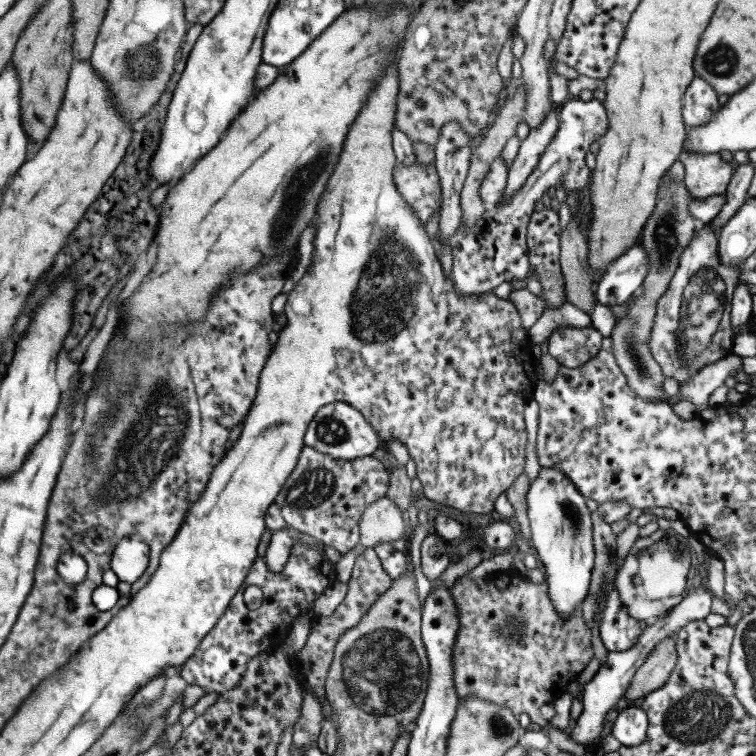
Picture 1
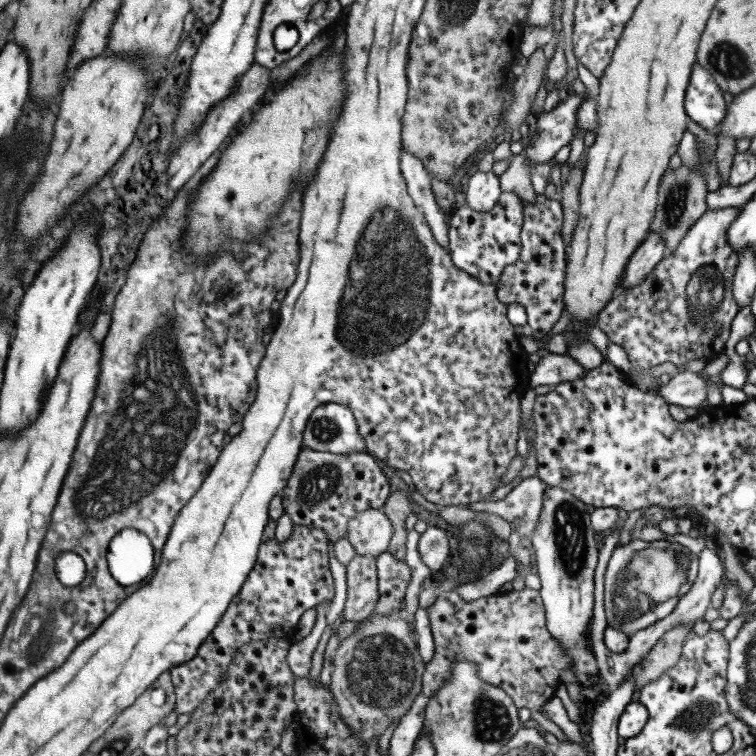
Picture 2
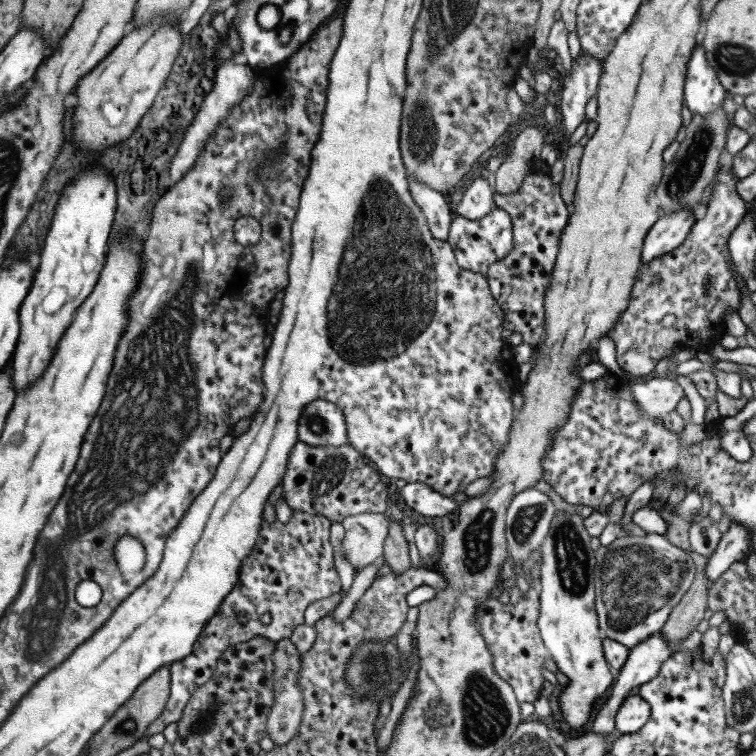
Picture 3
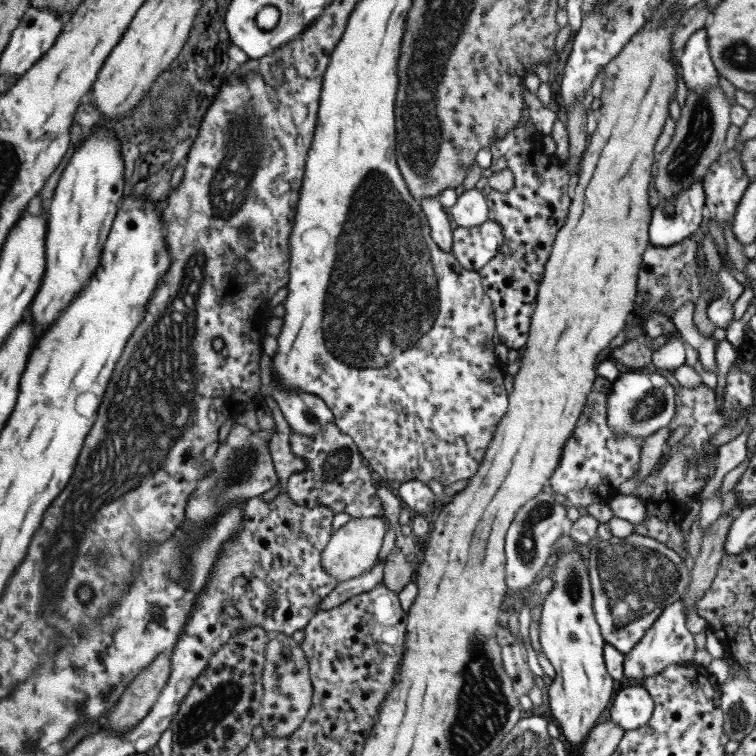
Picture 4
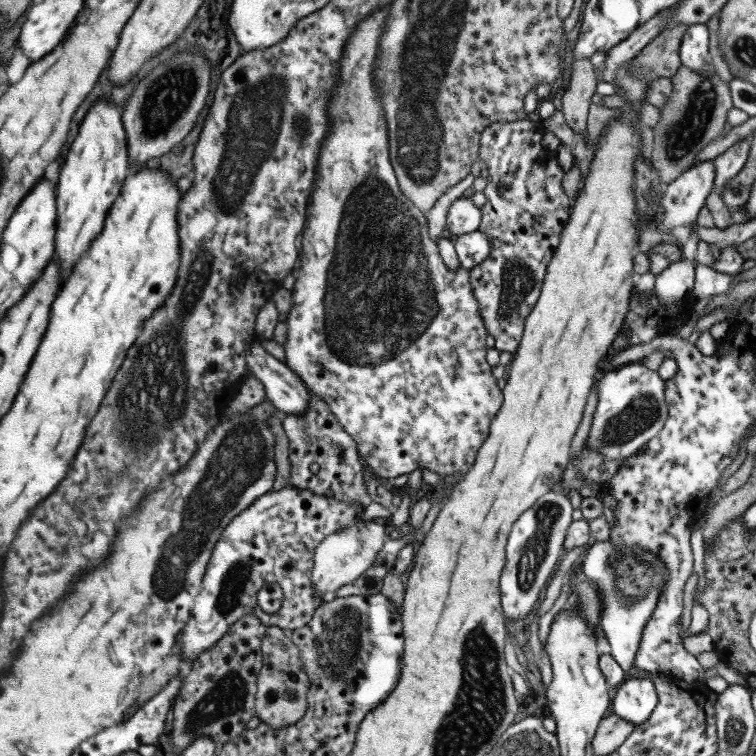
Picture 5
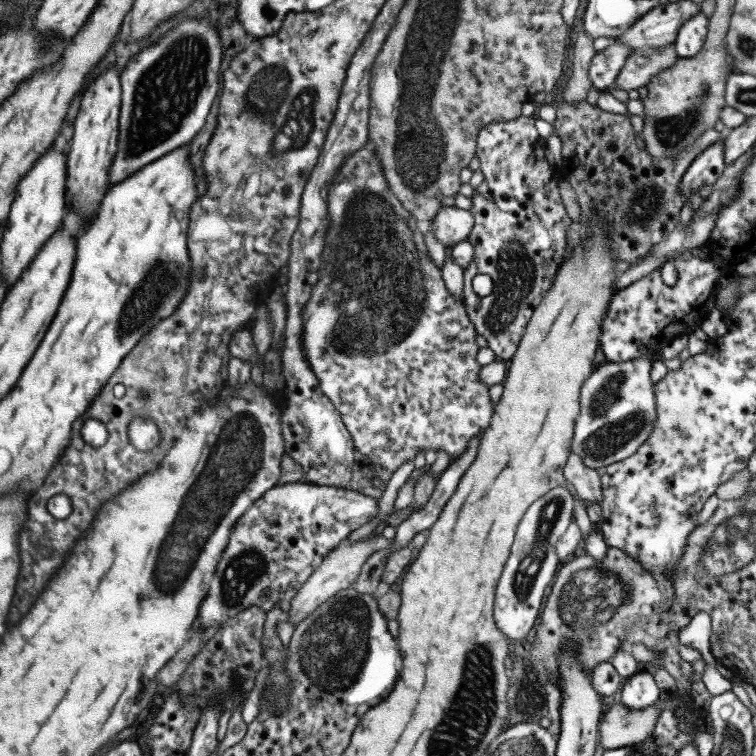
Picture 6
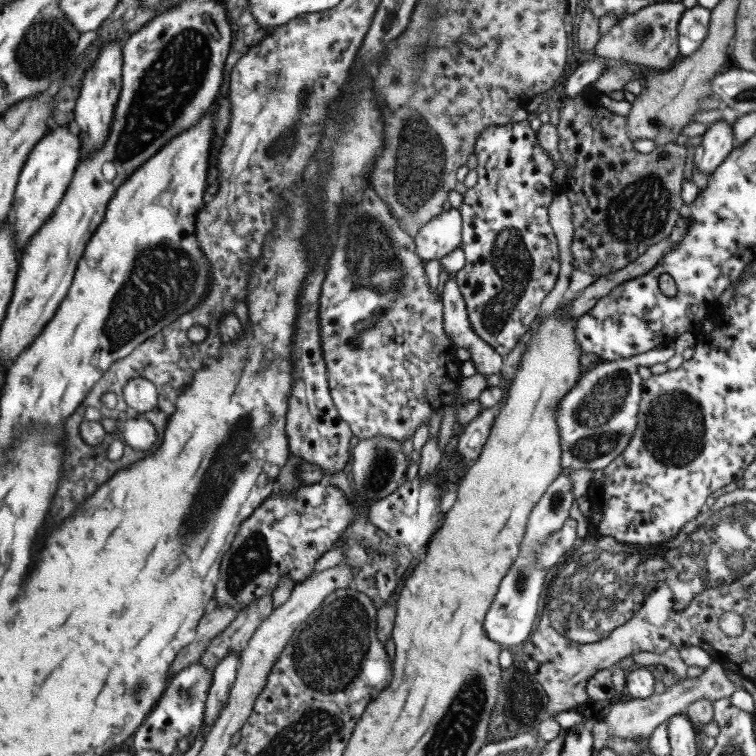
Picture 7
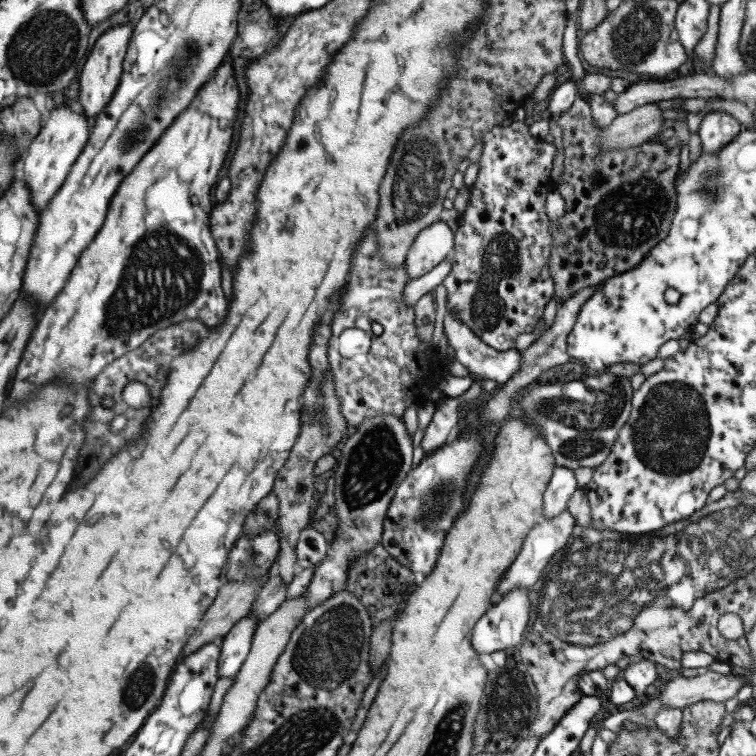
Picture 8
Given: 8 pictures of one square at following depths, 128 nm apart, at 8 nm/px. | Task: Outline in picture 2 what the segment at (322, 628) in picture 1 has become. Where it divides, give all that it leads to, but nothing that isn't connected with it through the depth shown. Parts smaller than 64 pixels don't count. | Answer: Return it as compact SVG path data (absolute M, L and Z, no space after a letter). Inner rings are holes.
M369 554L355 555L344 566L346 570L346 599L343 620L358 622L373 610L378 599L376 562Z

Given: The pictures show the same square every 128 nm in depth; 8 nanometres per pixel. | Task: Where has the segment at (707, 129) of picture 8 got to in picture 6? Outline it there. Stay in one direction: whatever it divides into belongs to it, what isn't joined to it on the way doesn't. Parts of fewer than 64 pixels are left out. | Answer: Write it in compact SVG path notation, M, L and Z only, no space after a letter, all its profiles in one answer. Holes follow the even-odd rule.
M712 142L689 163L681 177L680 192L678 192L684 202L688 201L688 195L692 190L698 192L700 186L711 186L721 174L724 167L723 149L723 142Z

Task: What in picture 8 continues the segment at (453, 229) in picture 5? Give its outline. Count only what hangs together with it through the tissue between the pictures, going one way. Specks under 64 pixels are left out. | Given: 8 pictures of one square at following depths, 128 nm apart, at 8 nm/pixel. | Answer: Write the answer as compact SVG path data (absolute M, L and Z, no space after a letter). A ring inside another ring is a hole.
M443 221L420 230L407 249L404 263L407 281L419 278L441 263L454 243L454 233Z

